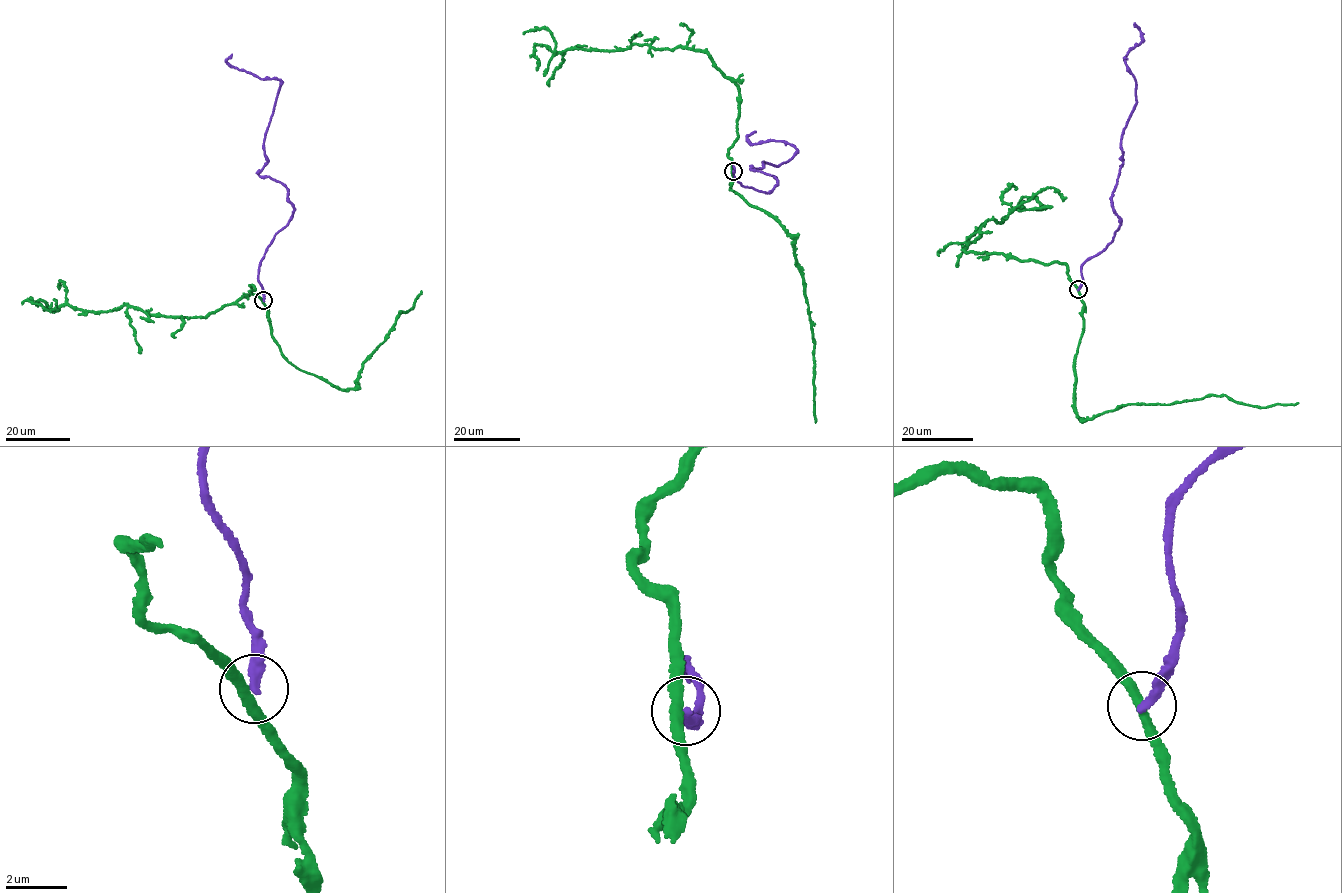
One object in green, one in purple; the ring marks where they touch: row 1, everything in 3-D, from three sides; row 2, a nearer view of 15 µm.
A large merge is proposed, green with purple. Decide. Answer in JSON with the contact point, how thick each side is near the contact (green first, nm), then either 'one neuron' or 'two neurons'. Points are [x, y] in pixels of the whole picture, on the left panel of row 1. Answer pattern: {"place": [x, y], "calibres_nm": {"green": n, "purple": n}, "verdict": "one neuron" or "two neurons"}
{"place": [263, 300], "calibres_nm": {"green": 320, "purple": 320}, "verdict": "two neurons"}

